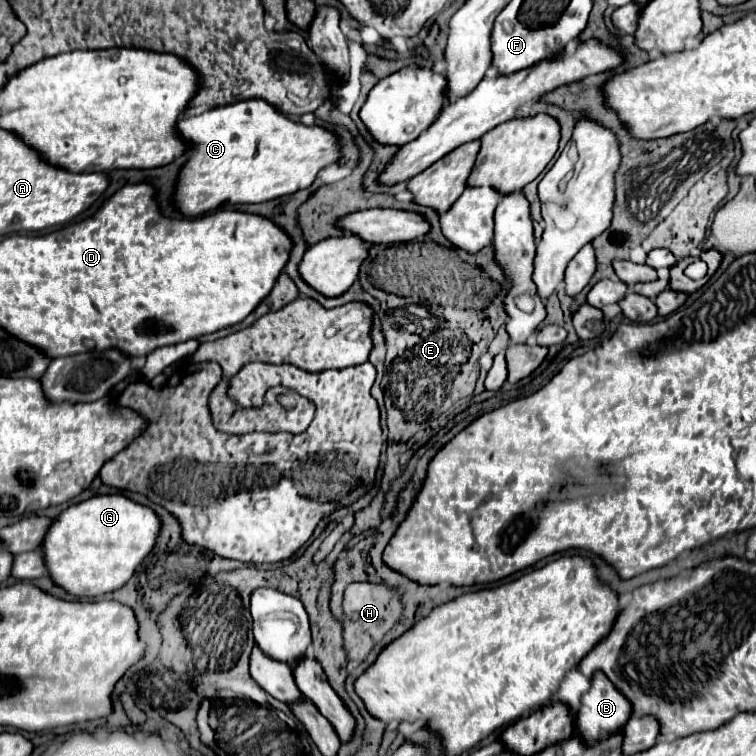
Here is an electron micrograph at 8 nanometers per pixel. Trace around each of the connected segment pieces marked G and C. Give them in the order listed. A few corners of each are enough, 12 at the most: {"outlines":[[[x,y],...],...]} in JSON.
{"outlines":[[[123,494],[59,514],[49,576],[75,596],[119,590],[161,520]],[[261,98],[185,118],[199,216],[309,188],[335,132]]]}

